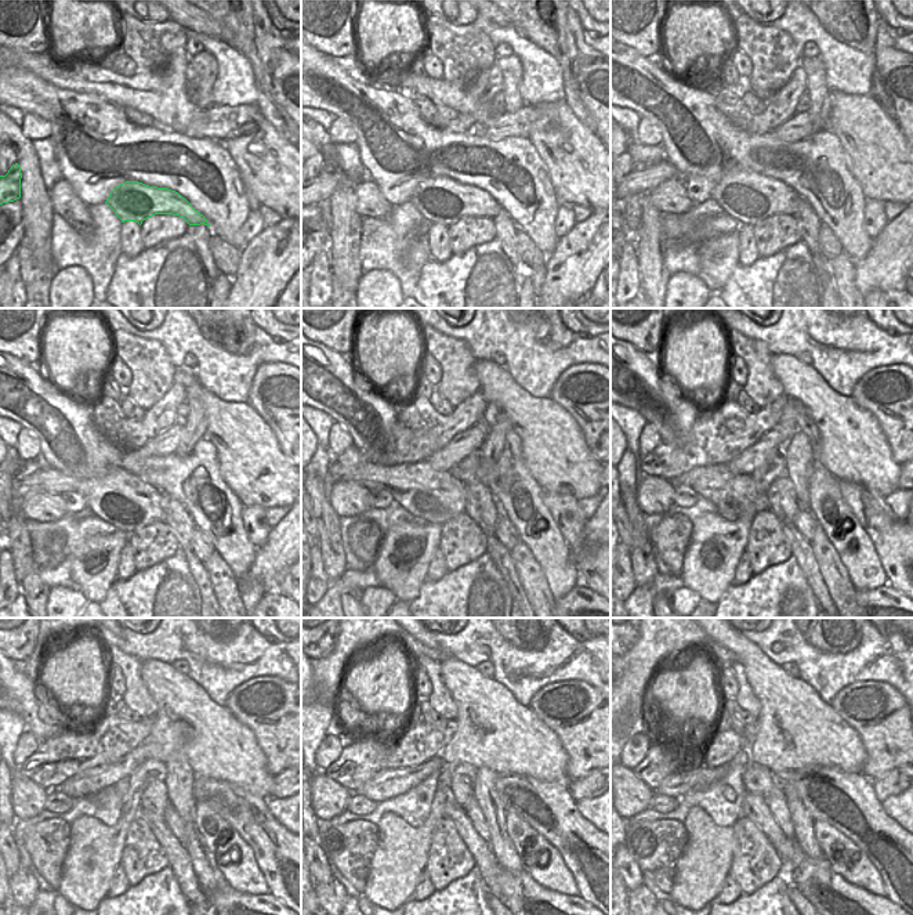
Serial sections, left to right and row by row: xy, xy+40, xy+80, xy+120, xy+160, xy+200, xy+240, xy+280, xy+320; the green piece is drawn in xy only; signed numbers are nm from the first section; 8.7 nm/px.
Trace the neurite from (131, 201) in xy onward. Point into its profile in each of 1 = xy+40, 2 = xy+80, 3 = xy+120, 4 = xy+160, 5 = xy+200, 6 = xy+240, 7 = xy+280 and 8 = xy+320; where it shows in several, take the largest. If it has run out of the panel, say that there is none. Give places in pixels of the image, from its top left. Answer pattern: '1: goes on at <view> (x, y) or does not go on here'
1: goes on at xy+40 (441, 199)
2: goes on at xy+80 (747, 196)
3: goes on at xy+120 (119, 498)
4: goes on at xy+160 (428, 496)
5: goes on at xy+200 (734, 495)
6: goes on at xy+240 (47, 776)
7: goes on at xy+280 (351, 776)
8: goes on at xy+320 (654, 776)

